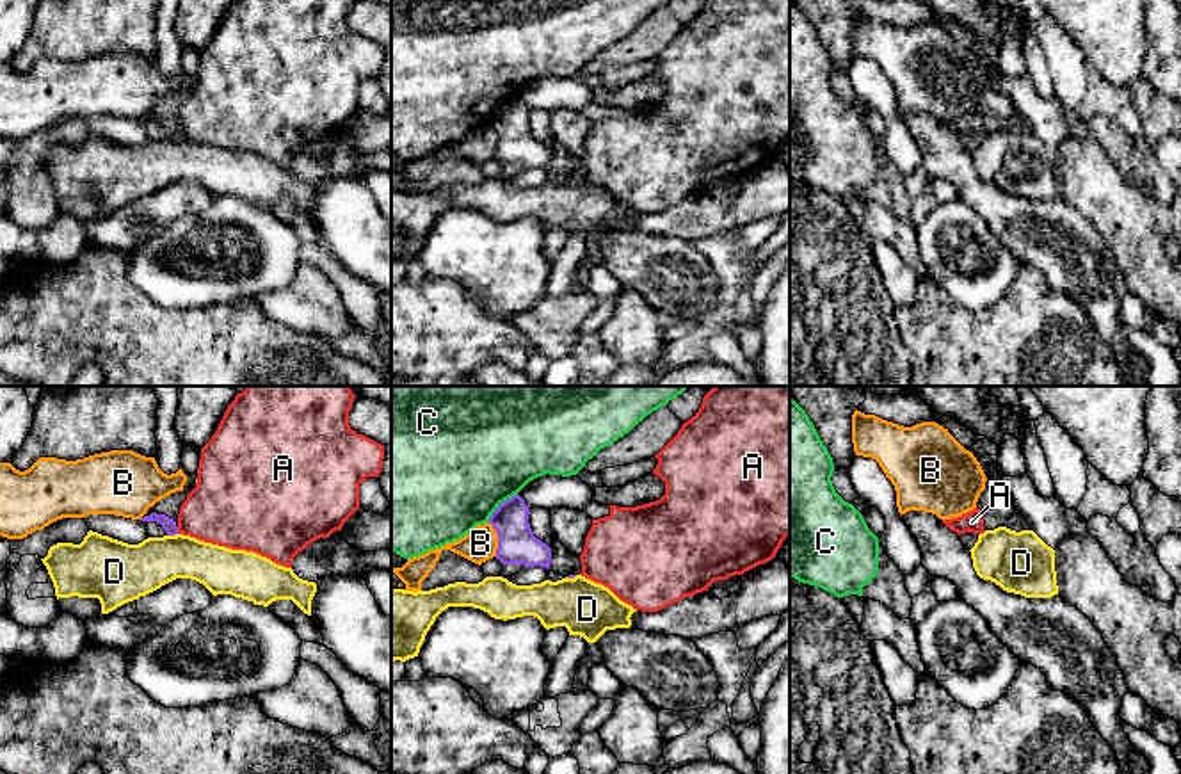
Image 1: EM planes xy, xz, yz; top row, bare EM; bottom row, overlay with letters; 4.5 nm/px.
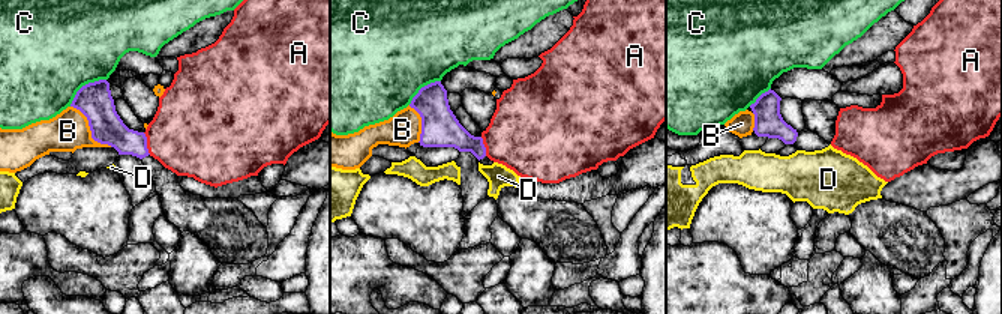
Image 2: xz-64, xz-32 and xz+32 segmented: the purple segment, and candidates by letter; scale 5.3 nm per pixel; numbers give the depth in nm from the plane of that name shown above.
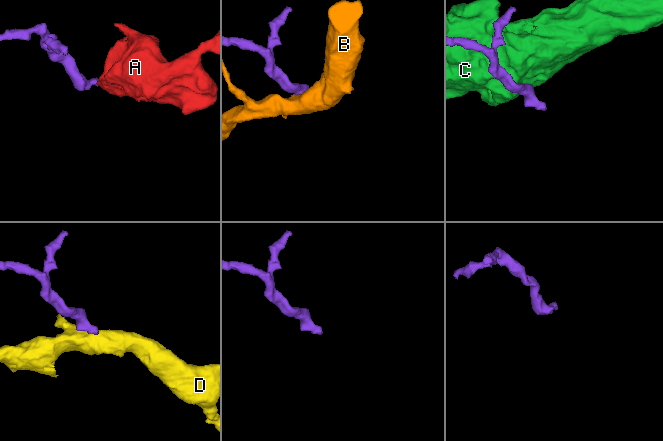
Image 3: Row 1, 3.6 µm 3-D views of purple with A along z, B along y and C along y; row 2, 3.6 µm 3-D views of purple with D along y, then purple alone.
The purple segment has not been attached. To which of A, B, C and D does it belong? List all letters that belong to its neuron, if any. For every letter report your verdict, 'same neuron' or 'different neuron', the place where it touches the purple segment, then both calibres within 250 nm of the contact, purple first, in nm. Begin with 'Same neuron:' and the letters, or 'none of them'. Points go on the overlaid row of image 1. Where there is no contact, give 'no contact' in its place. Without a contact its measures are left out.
Same neuron: none of them
A: different neuron; contact xy (176, 531); calibres 70 and 340 nm
B: different neuron; contact xz (498, 540); calibres 180 and 150 nm
C: different neuron; contact xz (498, 506); calibres 180 and 500 nm
D: different neuron; contact xy (171, 534); calibres 70 and 240 nm

